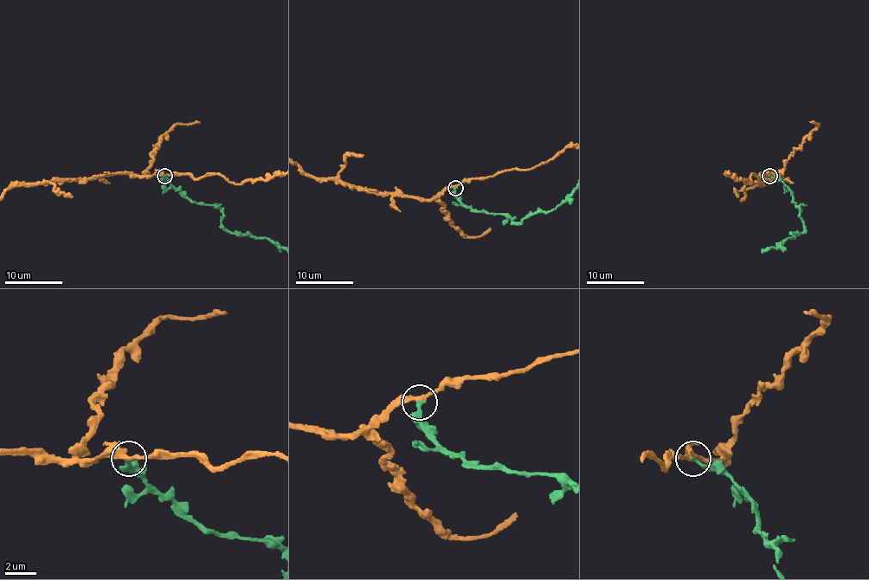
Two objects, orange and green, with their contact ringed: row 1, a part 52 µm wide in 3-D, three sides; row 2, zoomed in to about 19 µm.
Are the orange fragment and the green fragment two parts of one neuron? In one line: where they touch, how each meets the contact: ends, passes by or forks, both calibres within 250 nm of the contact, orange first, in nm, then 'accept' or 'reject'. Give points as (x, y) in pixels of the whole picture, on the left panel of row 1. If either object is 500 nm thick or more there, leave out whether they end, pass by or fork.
(164, 176) | orange passes by | green ends | 280/260 nm | accept

